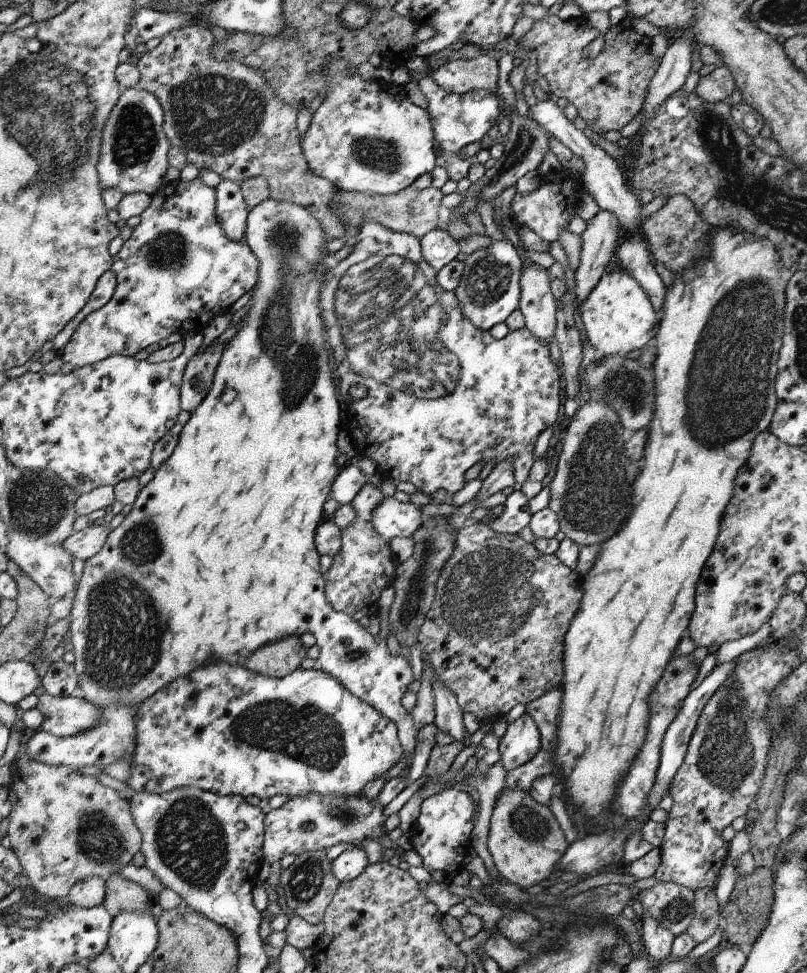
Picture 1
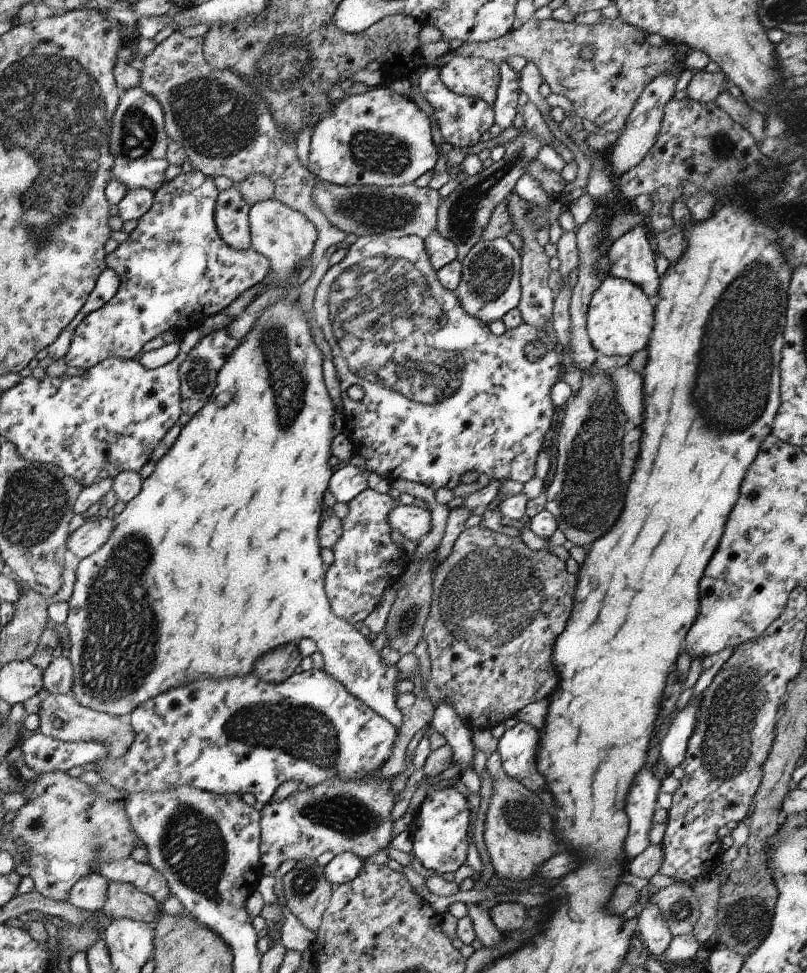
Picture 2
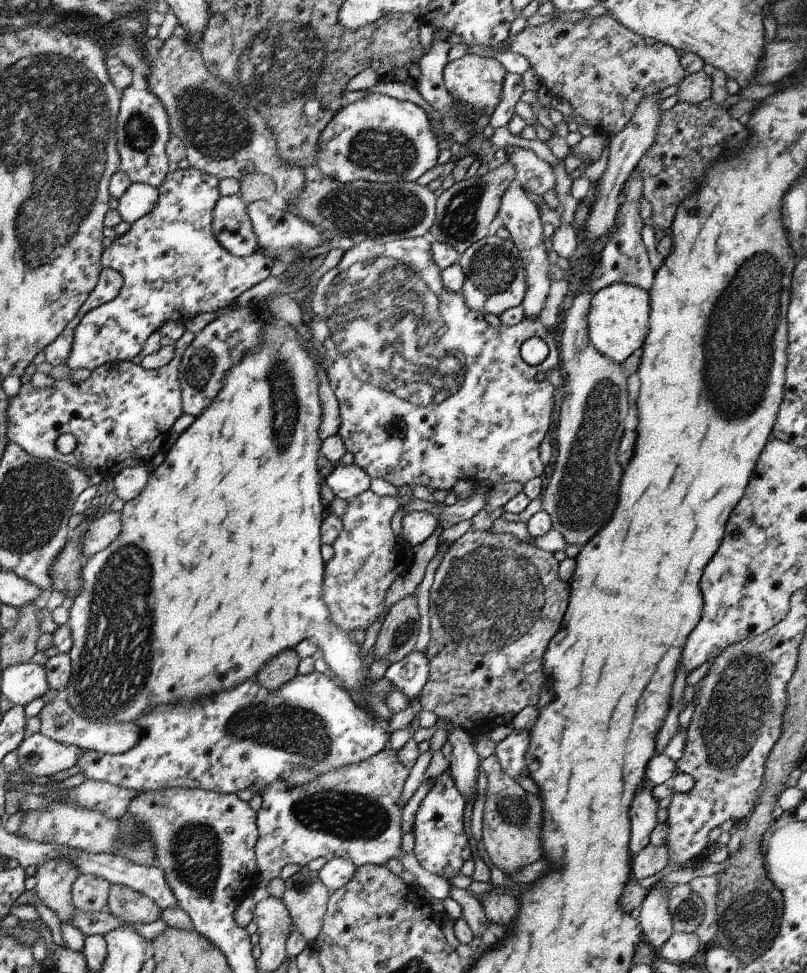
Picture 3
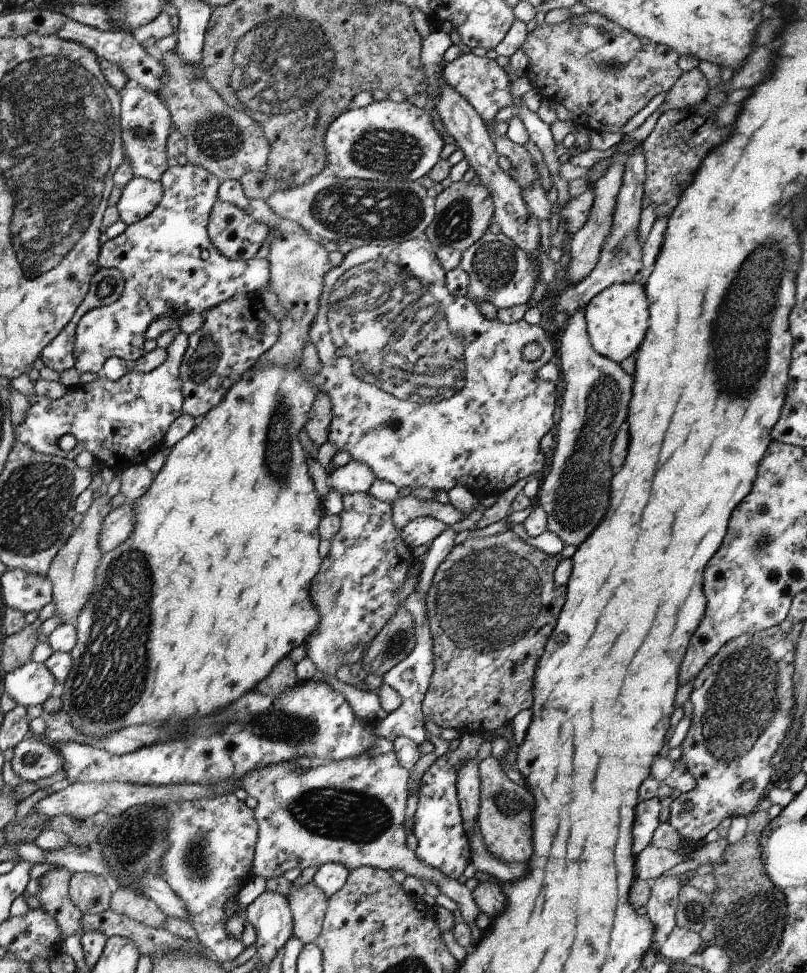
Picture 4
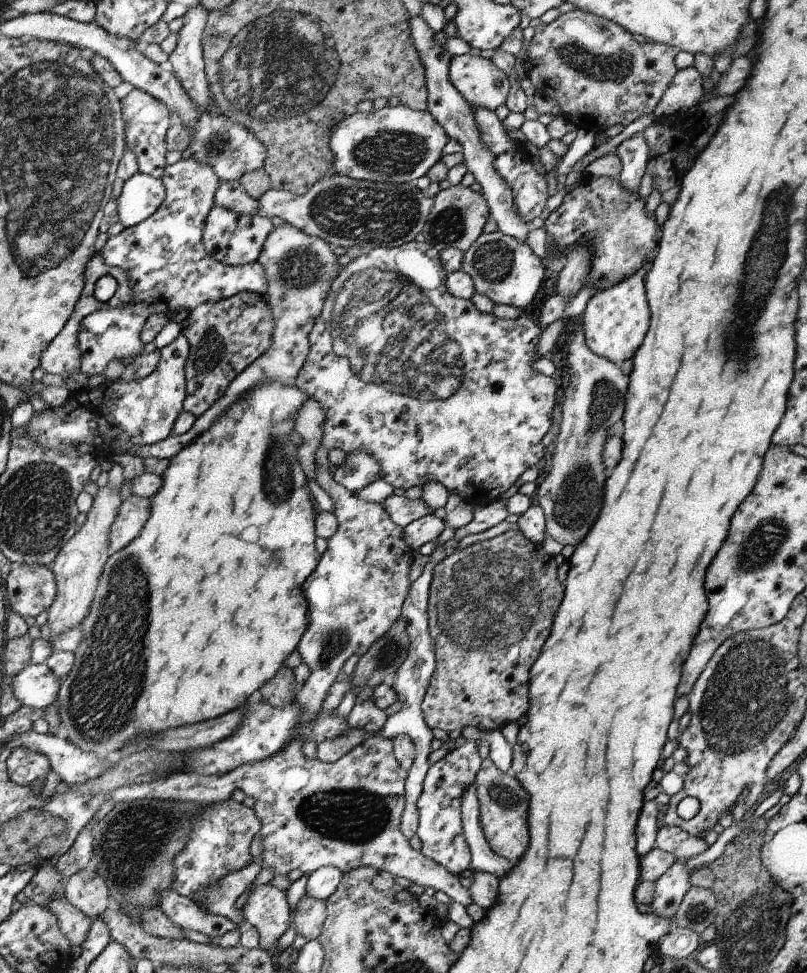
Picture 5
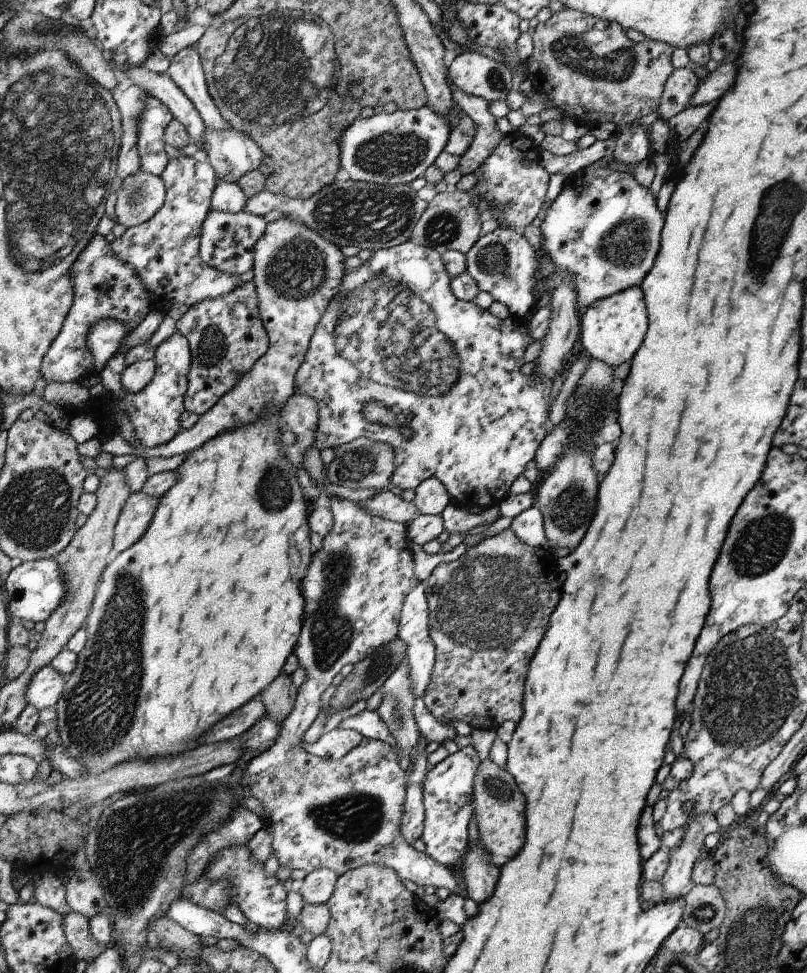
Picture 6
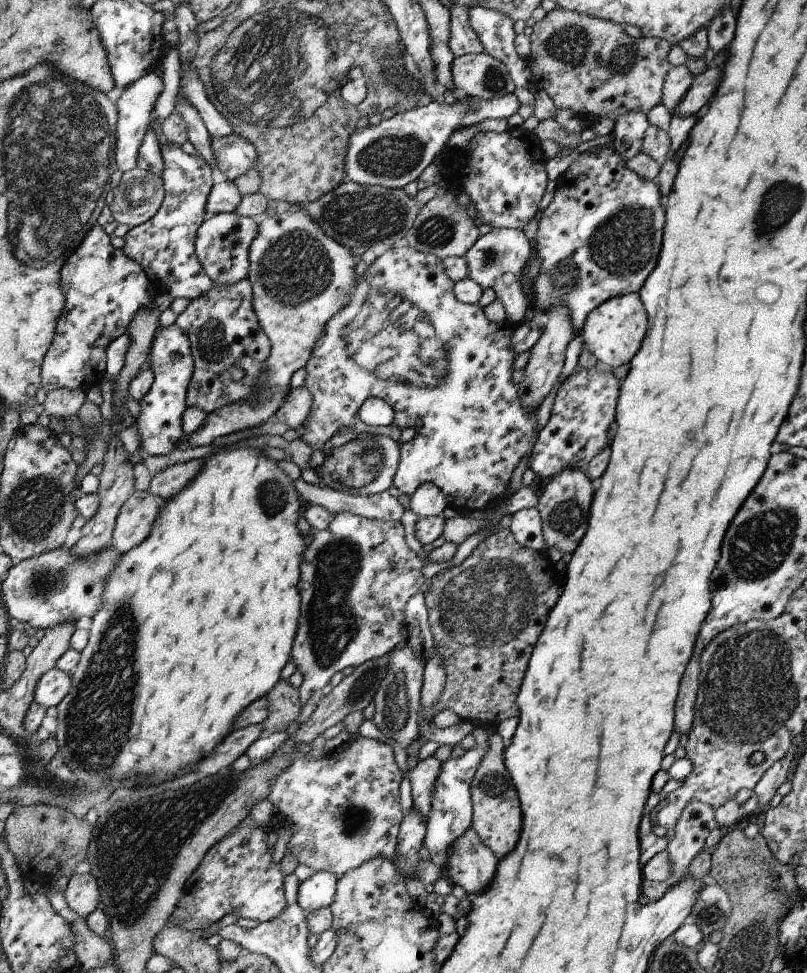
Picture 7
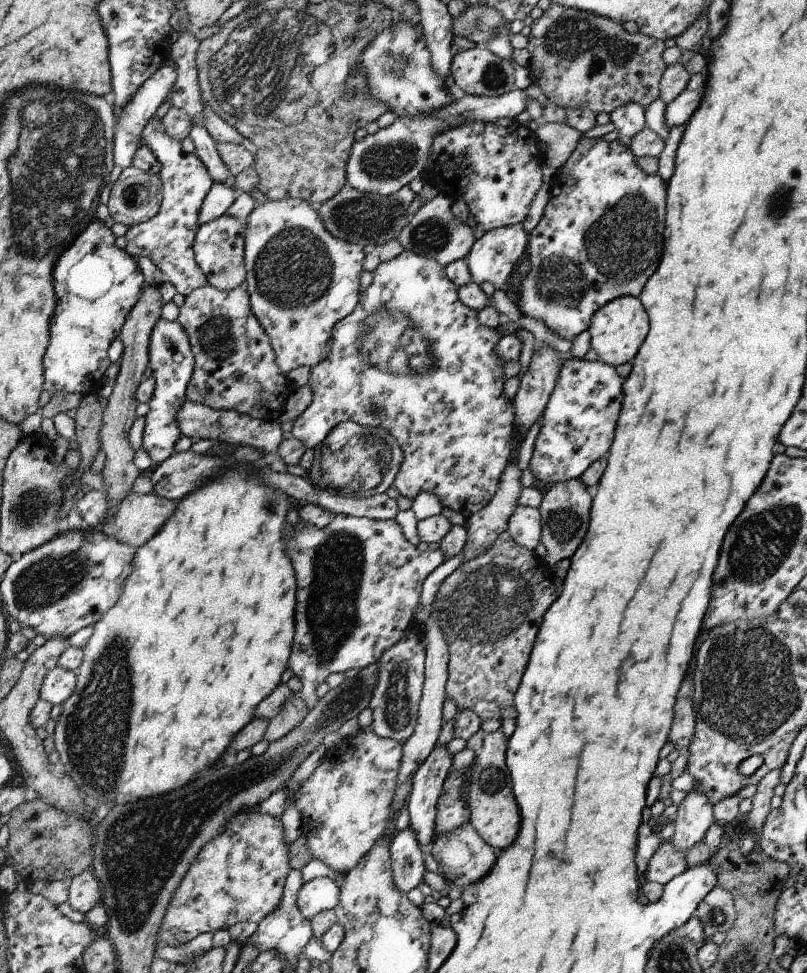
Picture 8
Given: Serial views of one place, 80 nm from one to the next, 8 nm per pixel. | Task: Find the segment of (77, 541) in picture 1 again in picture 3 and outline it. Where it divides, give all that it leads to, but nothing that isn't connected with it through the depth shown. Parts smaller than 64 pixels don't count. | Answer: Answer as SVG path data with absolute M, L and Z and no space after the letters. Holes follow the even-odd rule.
M100 511L83 537L83 553L92 557L97 552L106 550L119 538L122 530L121 511Z

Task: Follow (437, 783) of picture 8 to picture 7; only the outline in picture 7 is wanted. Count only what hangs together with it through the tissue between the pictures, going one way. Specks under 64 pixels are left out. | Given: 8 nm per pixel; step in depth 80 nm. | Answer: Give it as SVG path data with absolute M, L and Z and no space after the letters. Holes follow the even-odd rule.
M434 755L420 759L416 766L407 772L410 779L413 808L427 822L431 811L431 795L444 763Z

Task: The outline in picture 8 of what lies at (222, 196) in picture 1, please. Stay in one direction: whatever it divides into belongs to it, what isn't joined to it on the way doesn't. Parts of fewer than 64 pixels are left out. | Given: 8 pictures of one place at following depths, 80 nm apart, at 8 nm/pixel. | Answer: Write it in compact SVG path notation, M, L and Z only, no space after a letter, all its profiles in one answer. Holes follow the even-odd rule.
M227 214L204 223L196 234L193 249L196 261L207 276L208 284L221 291L233 291L244 285L247 268L245 264L245 236L248 225Z

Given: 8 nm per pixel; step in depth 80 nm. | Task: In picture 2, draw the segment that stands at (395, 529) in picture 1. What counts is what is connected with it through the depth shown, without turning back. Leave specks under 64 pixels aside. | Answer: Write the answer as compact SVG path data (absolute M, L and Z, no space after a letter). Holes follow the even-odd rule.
M398 504L389 516L389 525L392 529L398 529L408 540L416 542L432 530L432 519L428 509Z

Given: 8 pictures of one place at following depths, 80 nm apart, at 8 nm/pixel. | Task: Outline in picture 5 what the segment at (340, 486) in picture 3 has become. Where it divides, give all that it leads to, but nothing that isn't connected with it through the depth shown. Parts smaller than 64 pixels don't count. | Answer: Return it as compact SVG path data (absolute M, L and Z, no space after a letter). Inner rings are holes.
M364 449L346 453L344 463L334 466L332 478L350 492L361 490L380 478L379 460Z

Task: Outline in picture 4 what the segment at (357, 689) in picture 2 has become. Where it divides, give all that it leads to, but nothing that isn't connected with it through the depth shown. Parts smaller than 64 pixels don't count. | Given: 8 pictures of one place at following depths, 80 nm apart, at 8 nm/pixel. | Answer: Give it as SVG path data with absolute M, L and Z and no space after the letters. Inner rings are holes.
M301 364L296 367L254 366L229 387L228 393L217 407L198 420L186 436L182 436L167 450L167 459L155 475L149 491L132 503L137 513L137 527L129 540L125 540L120 547L102 557L100 567L97 568L97 587L74 622L77 643L69 652L73 658L73 665L64 683L61 710L71 718L75 731L81 732L85 737L101 739L126 727L143 724L166 725L173 720L190 721L208 717L229 707L229 704L248 691L256 689L257 684L264 680L282 659L304 644L304 640L317 630L320 613L312 604L309 588L322 562L318 554L318 524L321 524L322 506L310 478L308 453L298 439L298 433L303 430L316 397L316 390L311 386L308 374Z

